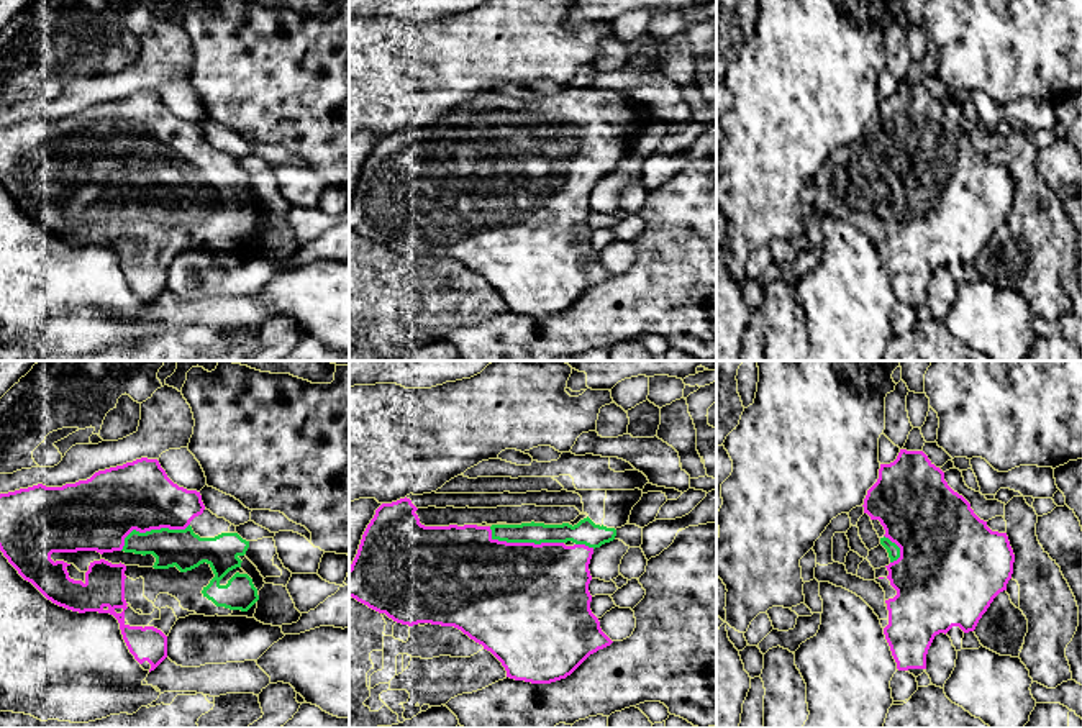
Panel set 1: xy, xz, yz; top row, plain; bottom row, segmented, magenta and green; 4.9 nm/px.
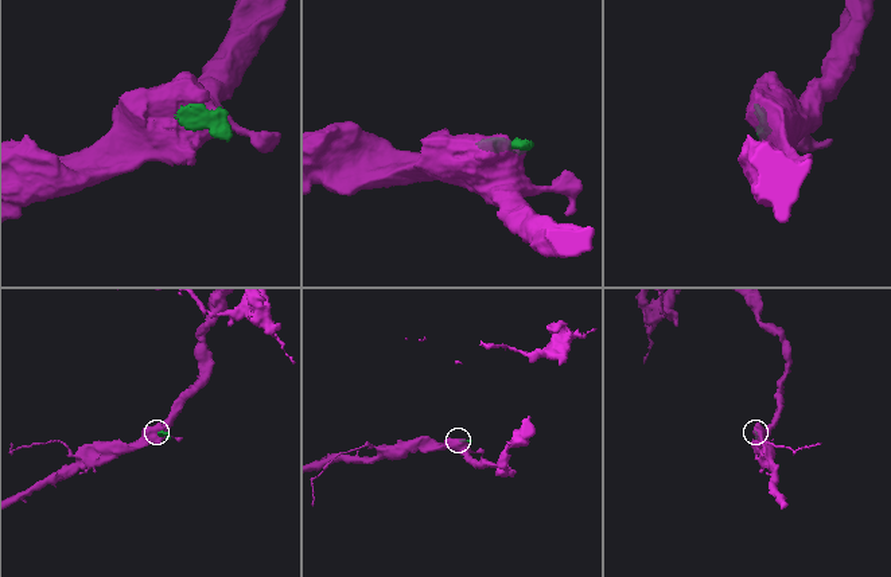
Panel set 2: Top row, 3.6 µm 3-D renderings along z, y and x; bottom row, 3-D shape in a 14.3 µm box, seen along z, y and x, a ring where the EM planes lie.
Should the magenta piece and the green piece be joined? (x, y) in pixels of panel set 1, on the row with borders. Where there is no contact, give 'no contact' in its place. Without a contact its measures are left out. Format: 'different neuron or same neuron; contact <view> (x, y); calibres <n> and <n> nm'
same neuron; contact xz (523, 543); calibres 500 and 100 nm

